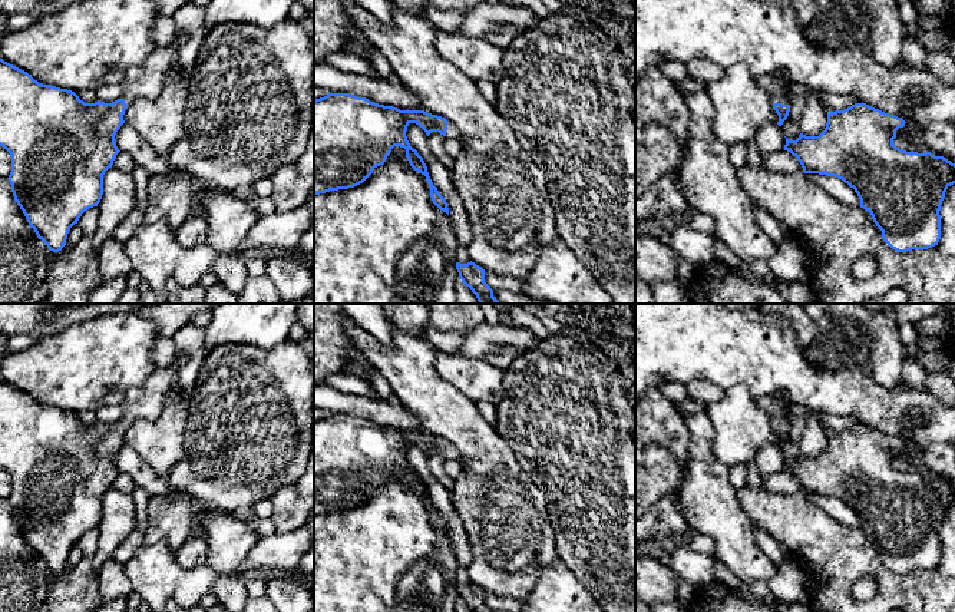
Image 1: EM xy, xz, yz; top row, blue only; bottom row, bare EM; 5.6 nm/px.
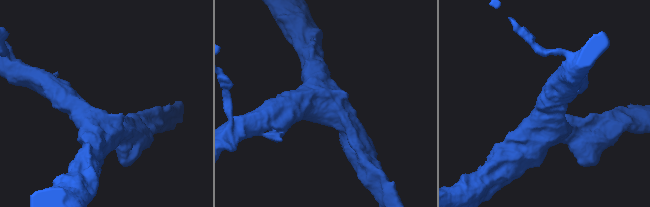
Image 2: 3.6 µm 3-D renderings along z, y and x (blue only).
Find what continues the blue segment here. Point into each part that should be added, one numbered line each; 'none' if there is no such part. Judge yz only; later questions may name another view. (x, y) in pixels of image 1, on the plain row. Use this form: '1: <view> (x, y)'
1: yz (776, 406)

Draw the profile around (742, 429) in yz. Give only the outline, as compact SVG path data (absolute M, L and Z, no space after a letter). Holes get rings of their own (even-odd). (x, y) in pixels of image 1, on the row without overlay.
M743 384L727 390L713 406L687 397L677 410L684 419L701 411L708 414L716 433L713 451L728 467L746 466L763 446L779 443L769 414L757 407Z

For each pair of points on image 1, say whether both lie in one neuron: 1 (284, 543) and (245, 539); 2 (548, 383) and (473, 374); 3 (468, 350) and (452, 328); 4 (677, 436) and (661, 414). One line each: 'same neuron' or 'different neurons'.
1: different neurons
2: different neurons
3: different neurons
4: same neuron

